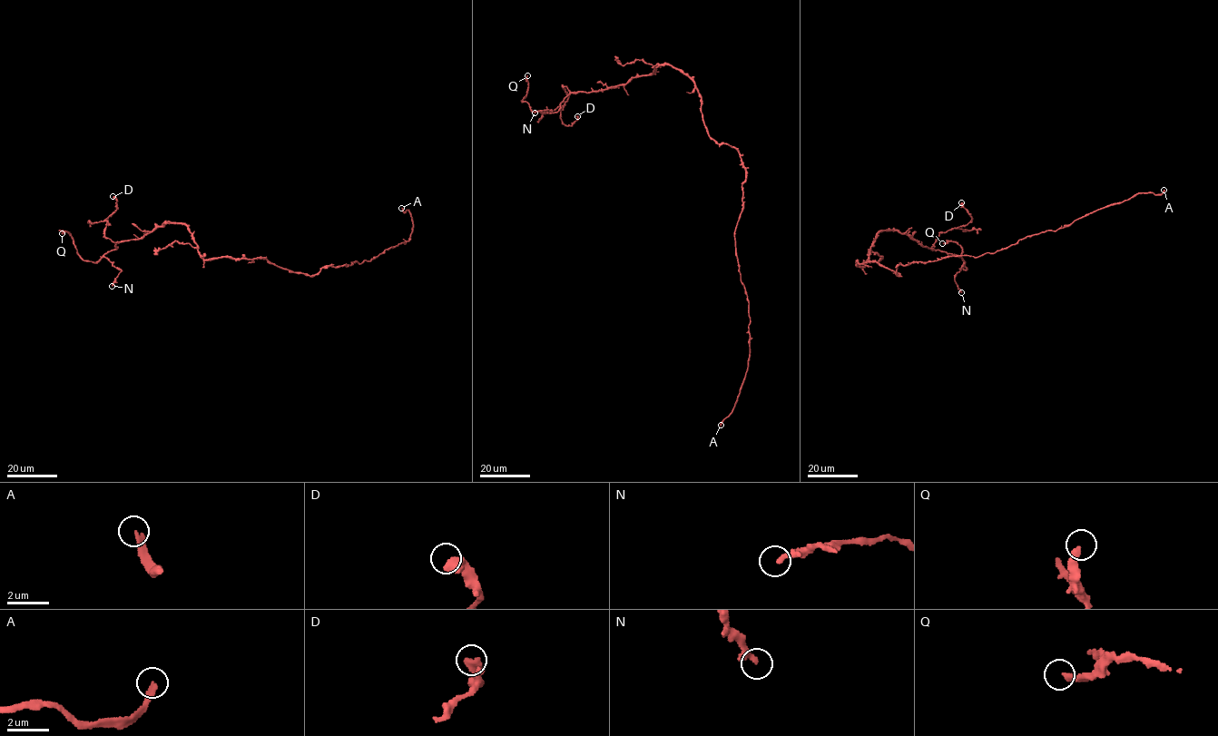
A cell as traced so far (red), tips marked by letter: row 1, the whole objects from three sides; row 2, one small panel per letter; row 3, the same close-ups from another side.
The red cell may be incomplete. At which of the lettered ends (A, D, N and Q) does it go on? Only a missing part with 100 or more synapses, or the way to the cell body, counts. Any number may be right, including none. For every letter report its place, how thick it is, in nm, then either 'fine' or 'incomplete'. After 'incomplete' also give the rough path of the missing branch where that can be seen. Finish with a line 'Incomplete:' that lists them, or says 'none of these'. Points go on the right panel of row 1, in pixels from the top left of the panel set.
A: place (1163, 190); calibre 280 nm; incomplete; course (1163, 190), (1200, 162), (1209, 146), (1207, 125), (1195, 107), (1202, 101), (1193, 104), (1188, 45)
D: place (961, 202); calibre 550 nm; fine
N: place (961, 292); calibre 200 nm; fine
Q: place (942, 243); calibre 300 nm; fine
Incomplete: A

